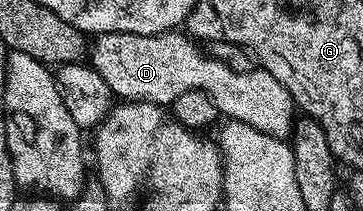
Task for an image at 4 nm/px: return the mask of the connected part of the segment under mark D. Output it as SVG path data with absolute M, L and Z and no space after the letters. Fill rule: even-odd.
M165 30L162 34L100 34L89 43L88 62L108 84L111 95L118 100L131 102L154 102L157 106L169 107L176 96L185 90L204 92L216 104L223 119L243 122L273 138L283 140L291 137L296 121L294 97L267 70L255 68L246 72L234 72L227 63L216 61L195 39L178 30Z

